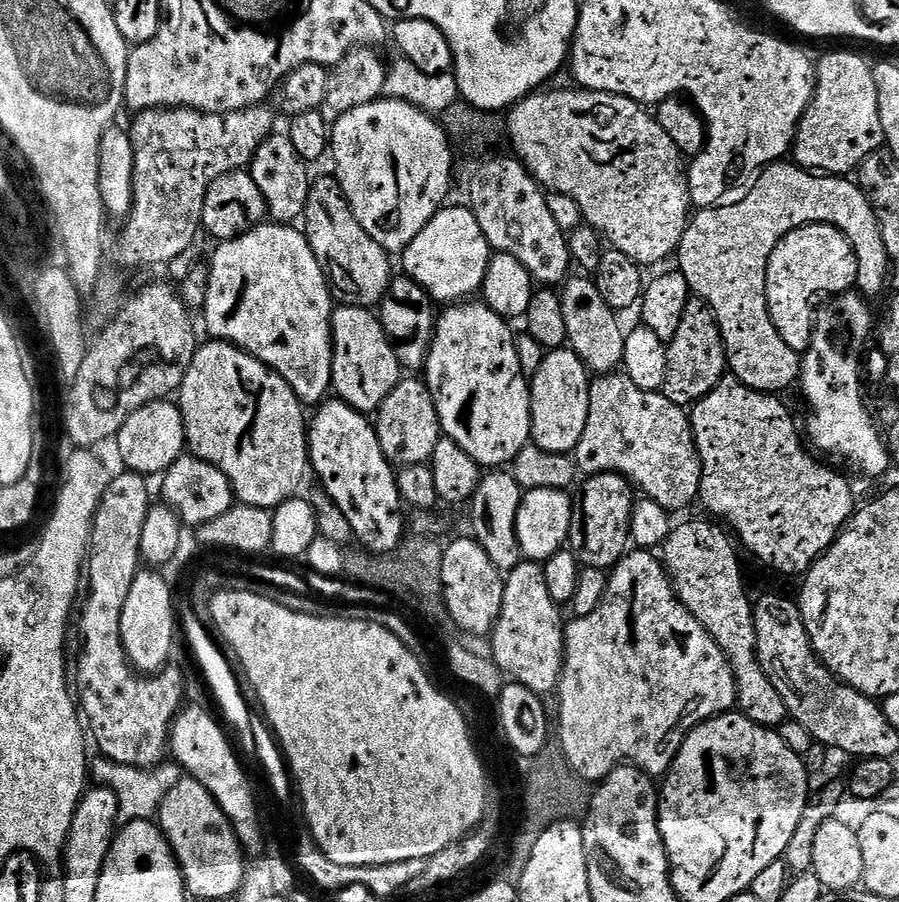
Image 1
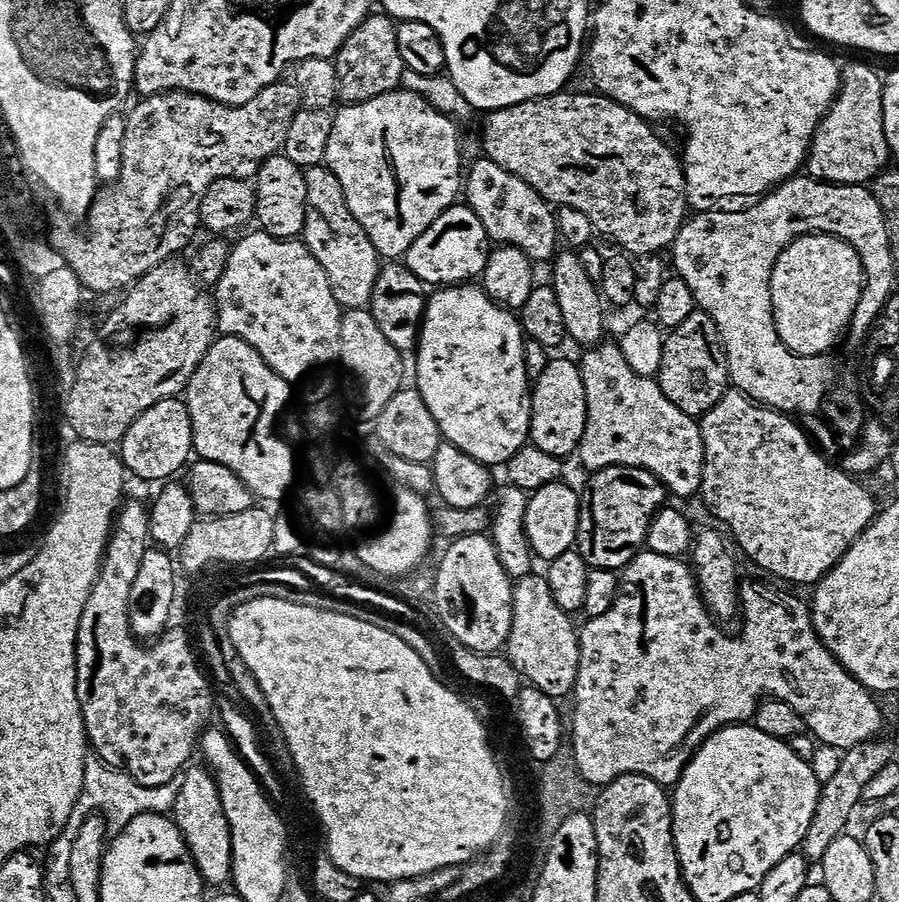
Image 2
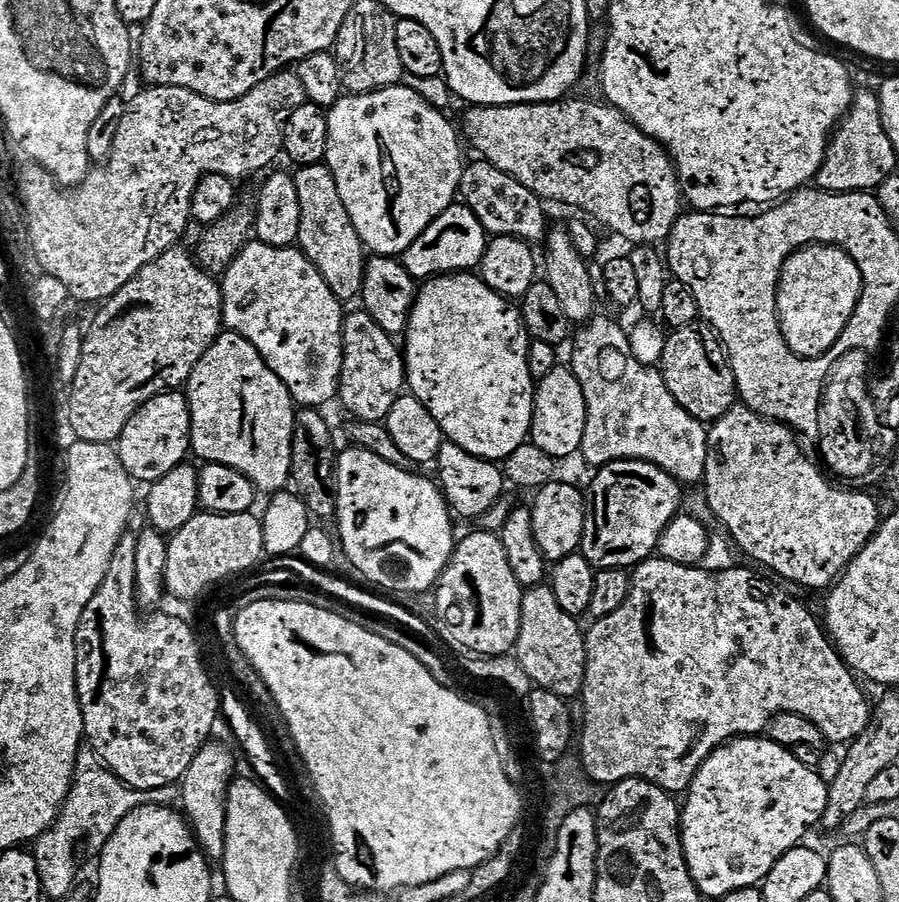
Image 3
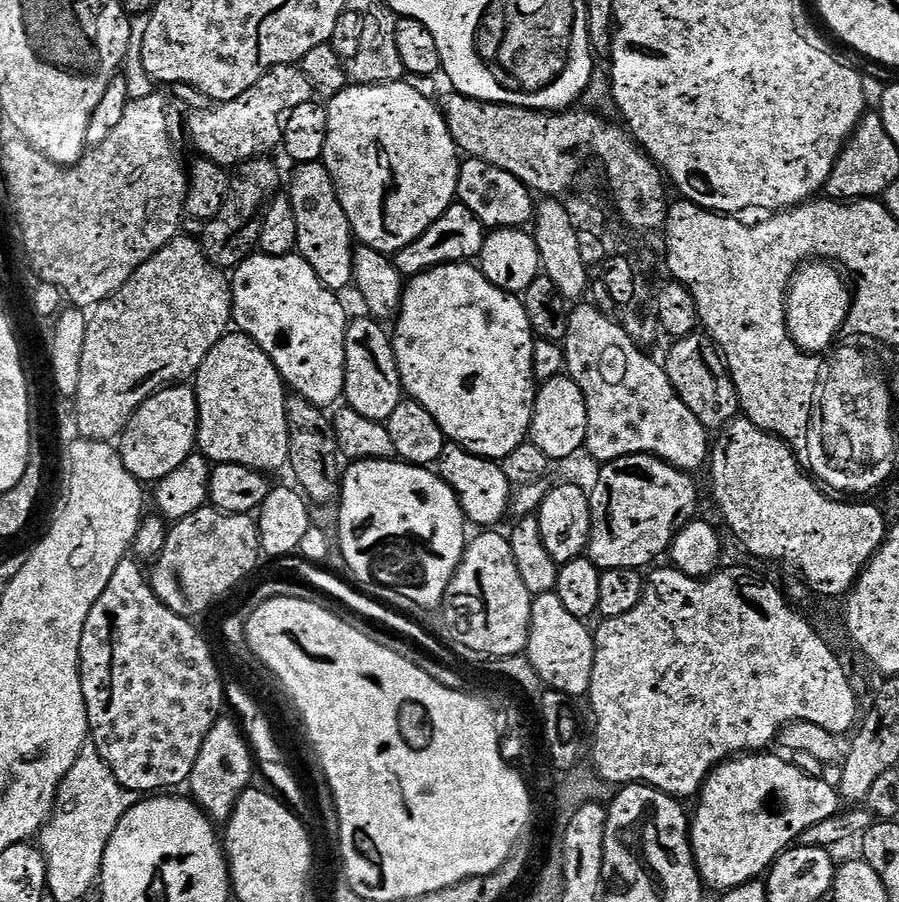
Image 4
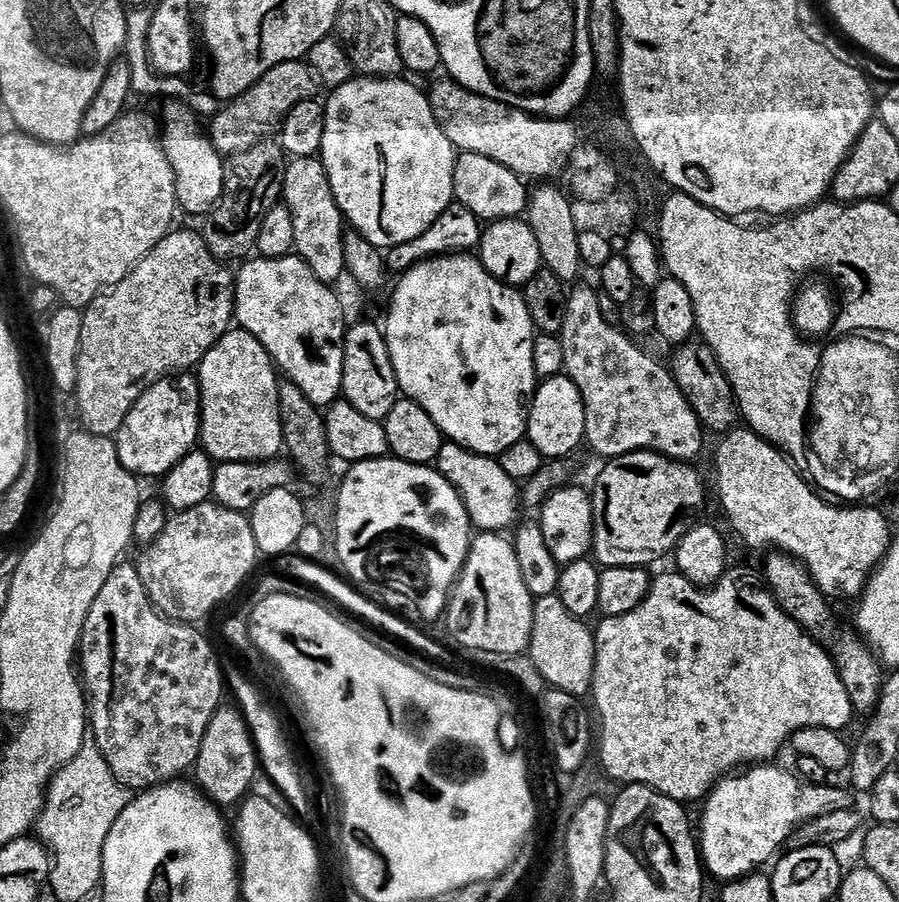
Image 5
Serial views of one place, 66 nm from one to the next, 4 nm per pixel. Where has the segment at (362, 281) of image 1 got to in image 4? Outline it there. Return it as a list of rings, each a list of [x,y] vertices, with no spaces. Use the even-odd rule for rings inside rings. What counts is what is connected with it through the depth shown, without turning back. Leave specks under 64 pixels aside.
[[[320,160],[308,164],[295,165],[296,173],[292,176],[292,189],[286,192],[294,206],[294,219],[298,222],[296,235],[296,252],[318,274],[320,281],[337,294],[343,288],[351,289],[352,283],[352,249],[354,237],[352,227],[342,210],[342,202],[336,193],[332,175]]]

